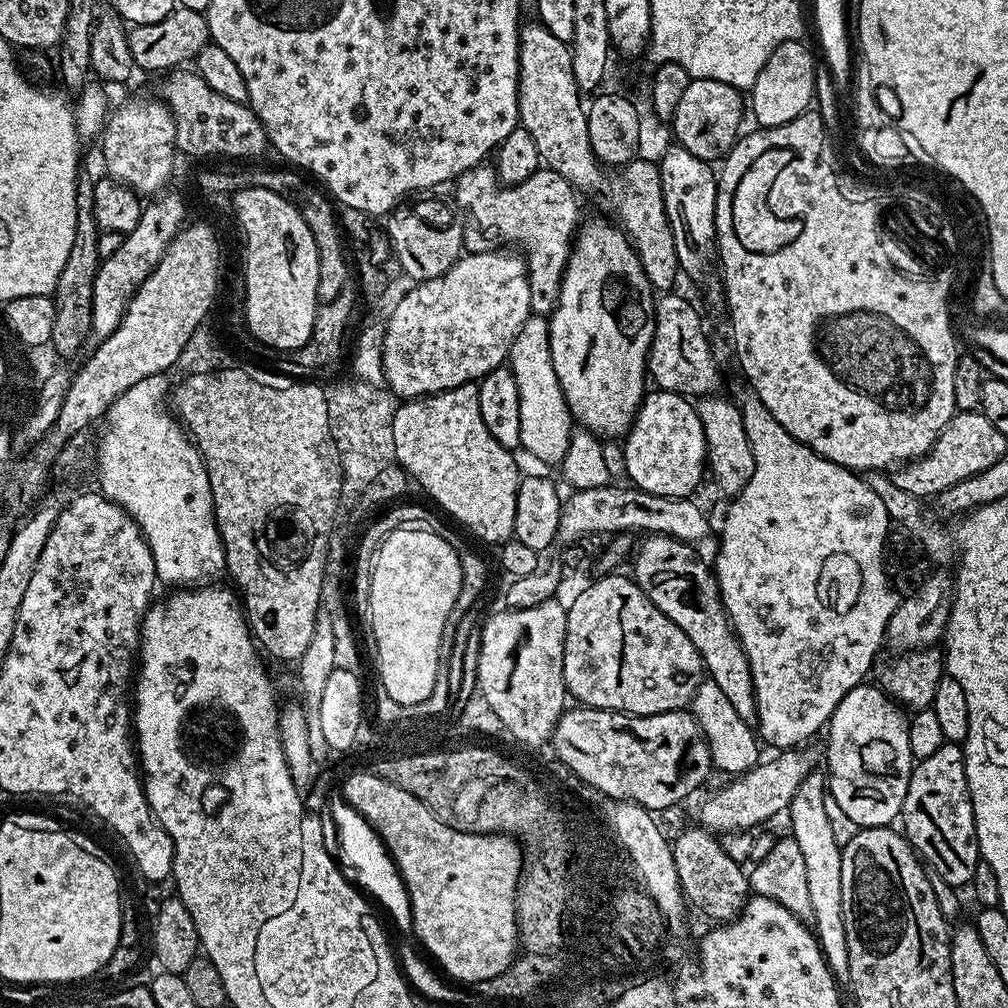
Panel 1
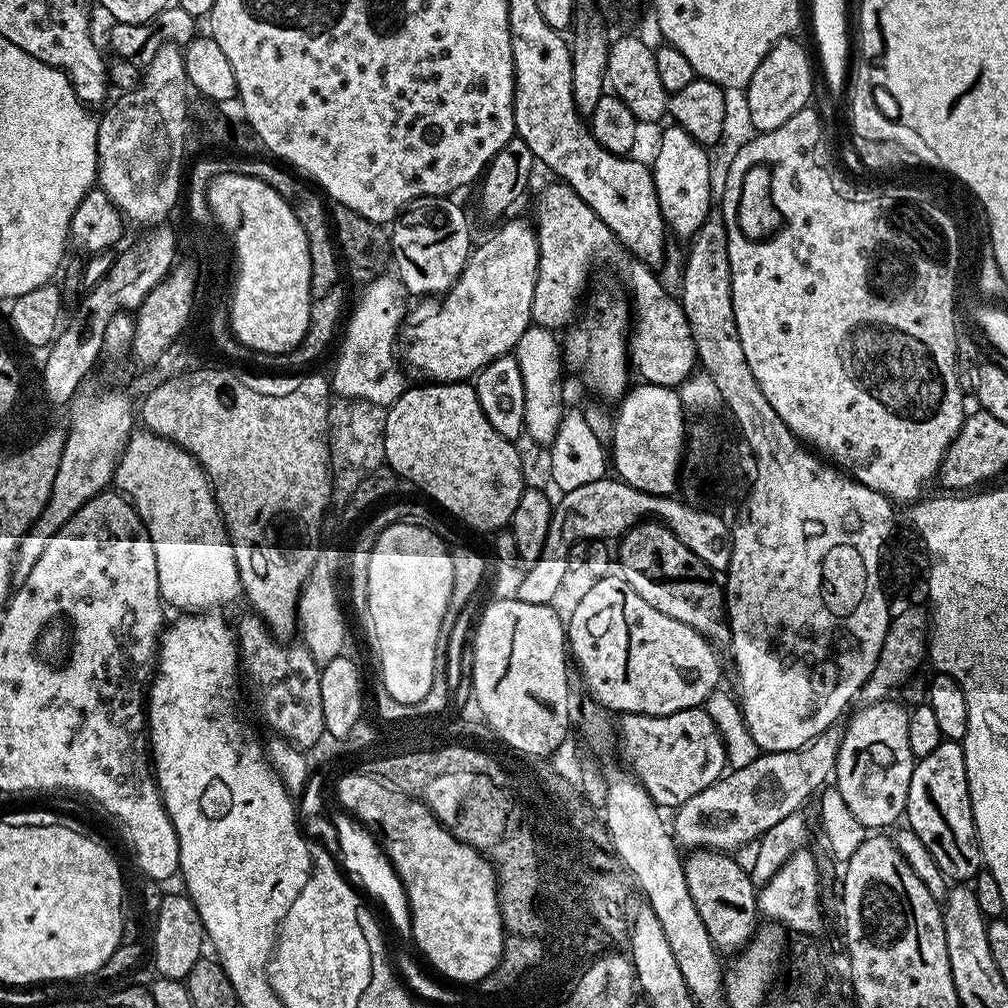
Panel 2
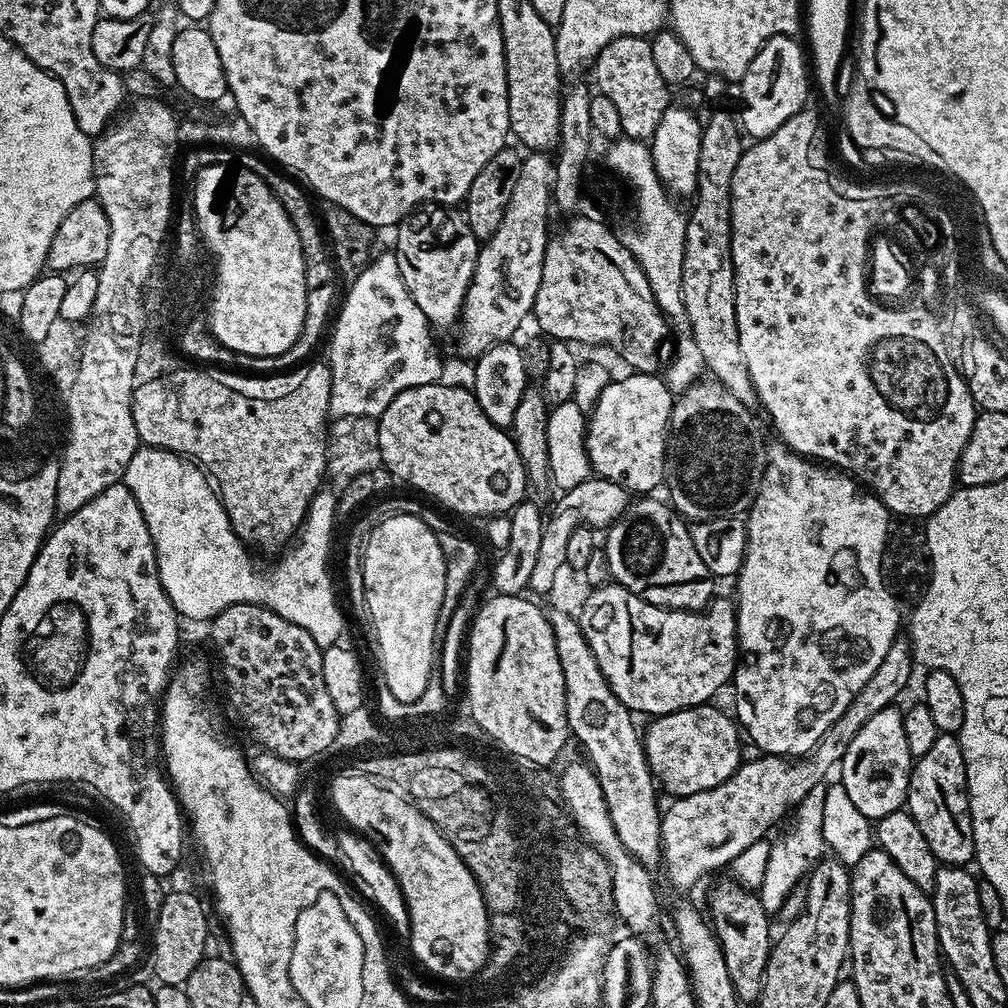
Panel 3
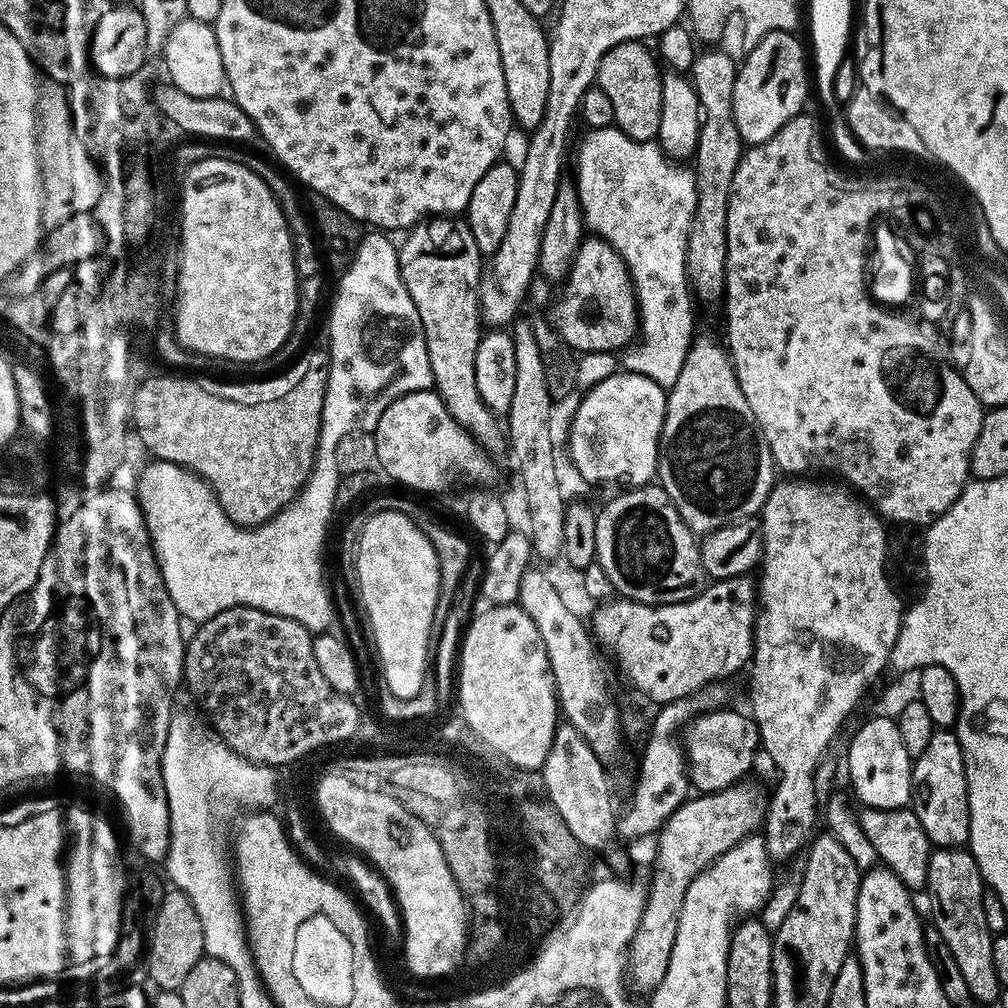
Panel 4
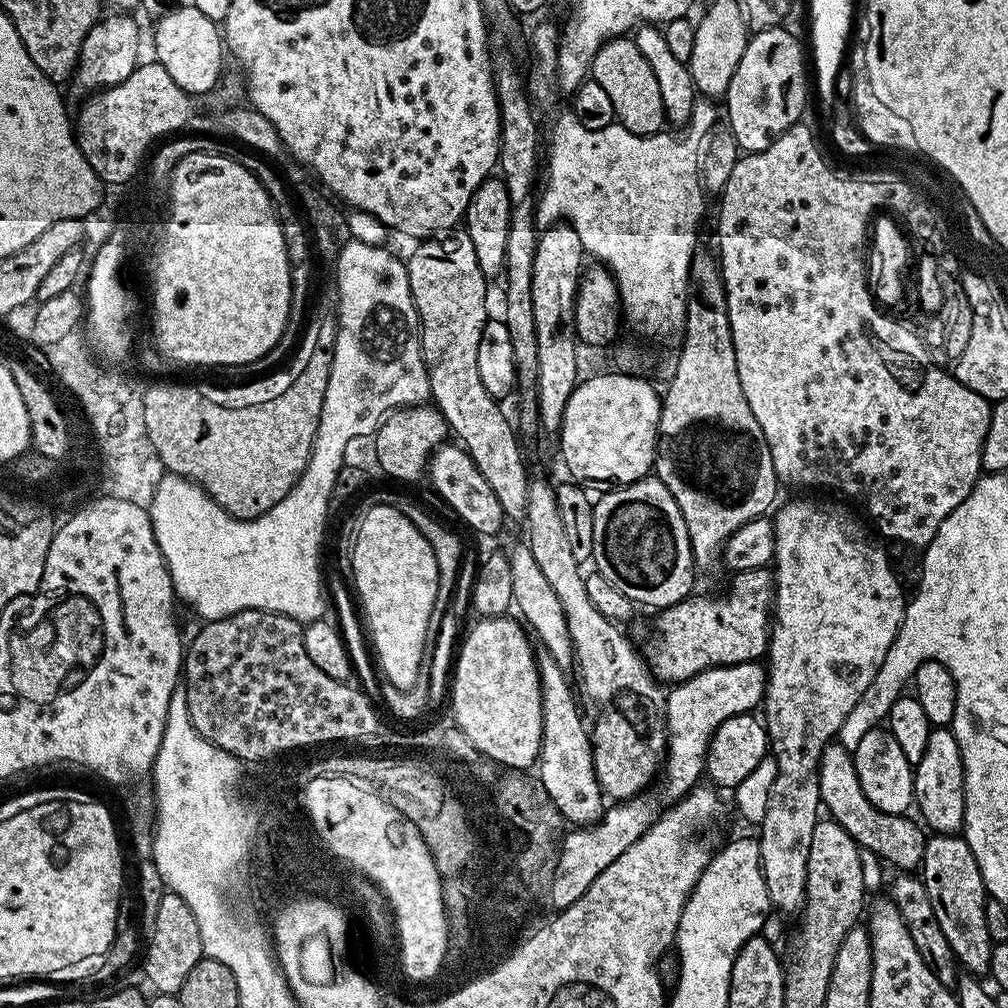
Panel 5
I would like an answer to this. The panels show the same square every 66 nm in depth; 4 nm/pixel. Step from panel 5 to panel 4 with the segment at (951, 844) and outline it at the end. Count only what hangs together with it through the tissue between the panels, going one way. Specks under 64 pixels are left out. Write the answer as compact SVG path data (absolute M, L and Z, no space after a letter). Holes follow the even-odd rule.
M936 848L933 851L926 889L926 895L932 899L931 927L936 928L938 934L942 934L942 942L950 946L954 962L958 962L958 970L962 970L962 979L966 986L970 986L972 999L981 1005L995 1005L1002 995L1002 989L998 974L994 974L994 934L986 926L986 913L982 910L985 891L984 879L971 851L964 848Z

